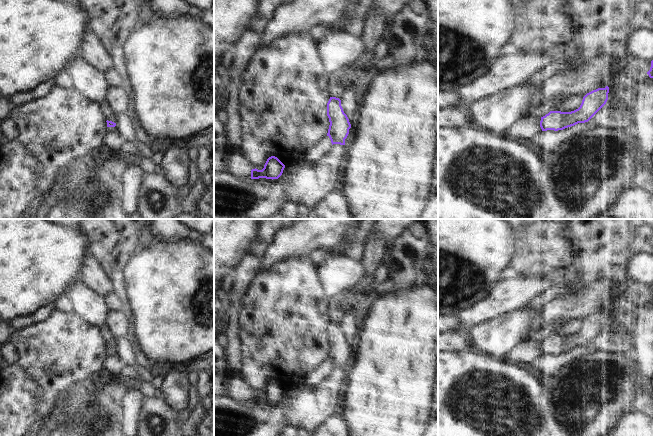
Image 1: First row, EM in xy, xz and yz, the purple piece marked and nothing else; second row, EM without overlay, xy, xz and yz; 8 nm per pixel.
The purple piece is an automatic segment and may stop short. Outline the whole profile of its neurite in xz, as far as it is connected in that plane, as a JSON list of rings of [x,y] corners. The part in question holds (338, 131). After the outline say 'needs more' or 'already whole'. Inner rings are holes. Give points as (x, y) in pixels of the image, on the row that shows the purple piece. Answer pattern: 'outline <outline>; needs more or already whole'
outline [[[347,65],[342,70],[329,75],[328,90],[331,97],[327,103],[327,116],[330,122],[327,136],[330,138],[332,145],[345,145],[345,139],[351,128],[349,119],[344,113],[339,99],[344,92],[343,79],[349,66]]]; needs more

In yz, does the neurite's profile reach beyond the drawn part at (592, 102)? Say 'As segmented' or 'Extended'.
Extended.

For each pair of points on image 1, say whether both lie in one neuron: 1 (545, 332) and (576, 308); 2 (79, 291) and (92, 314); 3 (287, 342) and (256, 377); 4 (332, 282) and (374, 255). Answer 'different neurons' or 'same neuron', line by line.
1: different neurons
2: same neuron
3: same neuron
4: different neurons

